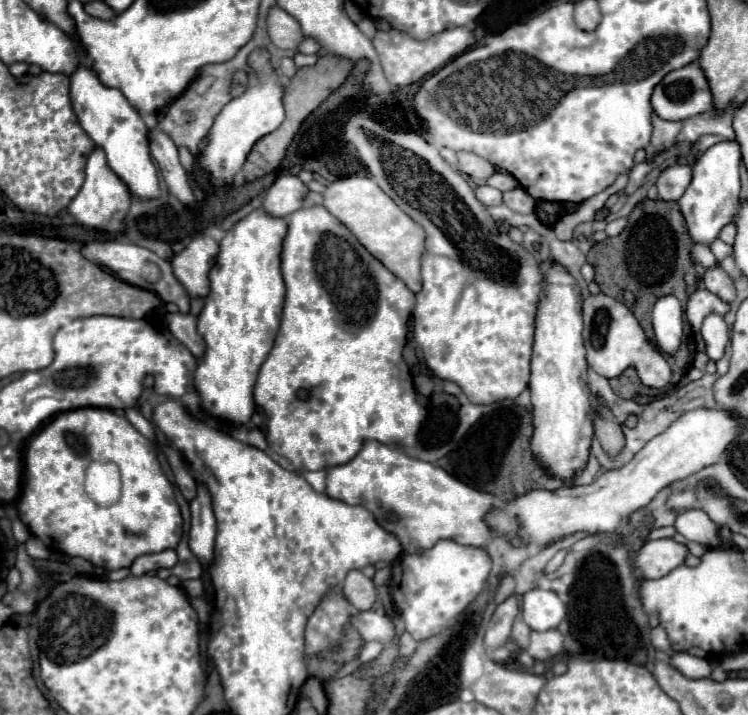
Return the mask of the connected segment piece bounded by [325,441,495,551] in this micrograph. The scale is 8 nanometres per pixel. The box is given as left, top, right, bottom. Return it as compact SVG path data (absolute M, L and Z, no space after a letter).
M365 441L349 463L329 469L325 493L349 505L367 507L381 527L401 539L405 551L427 549L441 539L483 547L491 537L491 531L487 531L487 525L483 523L483 515L487 513L487 507L495 507L493 495L475 491L447 475L441 467L403 455L379 441Z

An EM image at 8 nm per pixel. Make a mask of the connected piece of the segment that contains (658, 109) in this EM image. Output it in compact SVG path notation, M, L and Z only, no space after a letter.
M697 63L667 73L651 95L653 111L667 121L683 121L711 111L713 99Z

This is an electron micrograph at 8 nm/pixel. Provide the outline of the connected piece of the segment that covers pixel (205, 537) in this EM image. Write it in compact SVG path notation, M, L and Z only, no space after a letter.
M199 485L197 497L191 501L191 527L189 527L189 549L207 567L213 559L215 543L215 515L211 511L211 497L207 489Z

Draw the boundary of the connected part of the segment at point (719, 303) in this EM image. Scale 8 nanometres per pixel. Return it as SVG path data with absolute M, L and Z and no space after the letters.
M699 289L689 297L687 303L687 319L693 327L695 333L699 333L701 323L707 315L717 313L717 315L725 315L731 309L731 305L727 301L723 301L721 297L717 297L715 293L707 291L707 289Z

